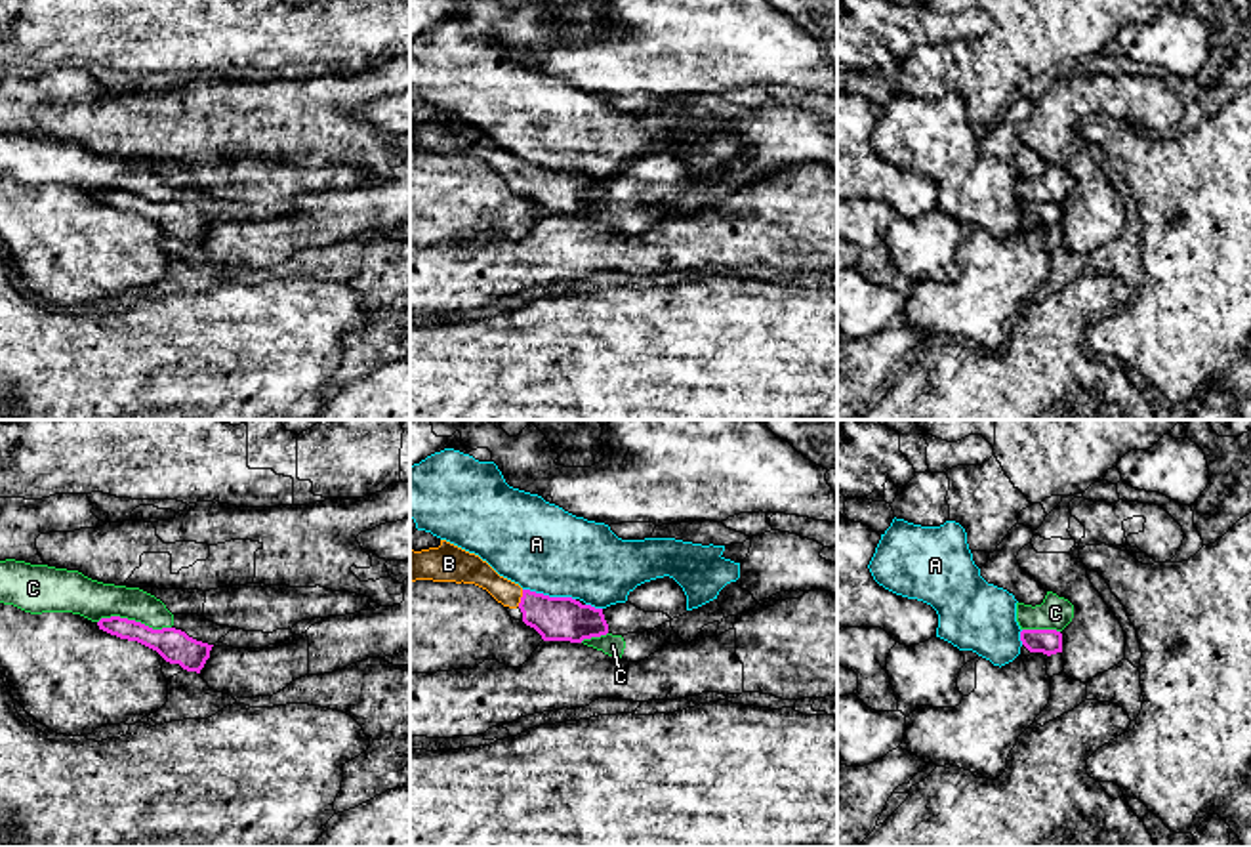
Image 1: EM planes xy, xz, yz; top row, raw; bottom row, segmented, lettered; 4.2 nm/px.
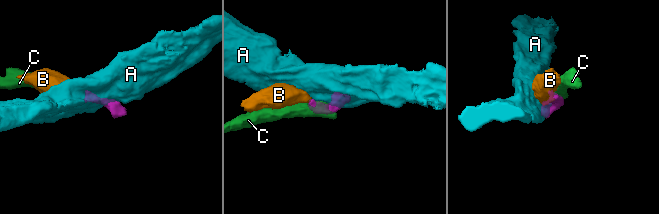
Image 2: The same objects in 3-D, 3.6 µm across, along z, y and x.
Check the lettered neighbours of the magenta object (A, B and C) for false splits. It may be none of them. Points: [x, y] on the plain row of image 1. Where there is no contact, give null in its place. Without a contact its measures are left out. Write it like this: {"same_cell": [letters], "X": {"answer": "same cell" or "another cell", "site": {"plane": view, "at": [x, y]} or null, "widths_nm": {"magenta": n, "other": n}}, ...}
{"same_cell": ["B"], "A": {"answer": "another cell", "site": {"plane": "xz", "at": [548, 168]}, "widths_nm": {"magenta": 190, "other": 360}}, "B": {"answer": "same cell", "site": {"plane": "xz", "at": [521, 170]}, "widths_nm": {"magenta": 190, "other": 130}}, "C": {"answer": "another cell", "site": {"plane": "xy", "at": [134, 193]}, "widths_nm": {"magenta": 140, "other": 160}}}

